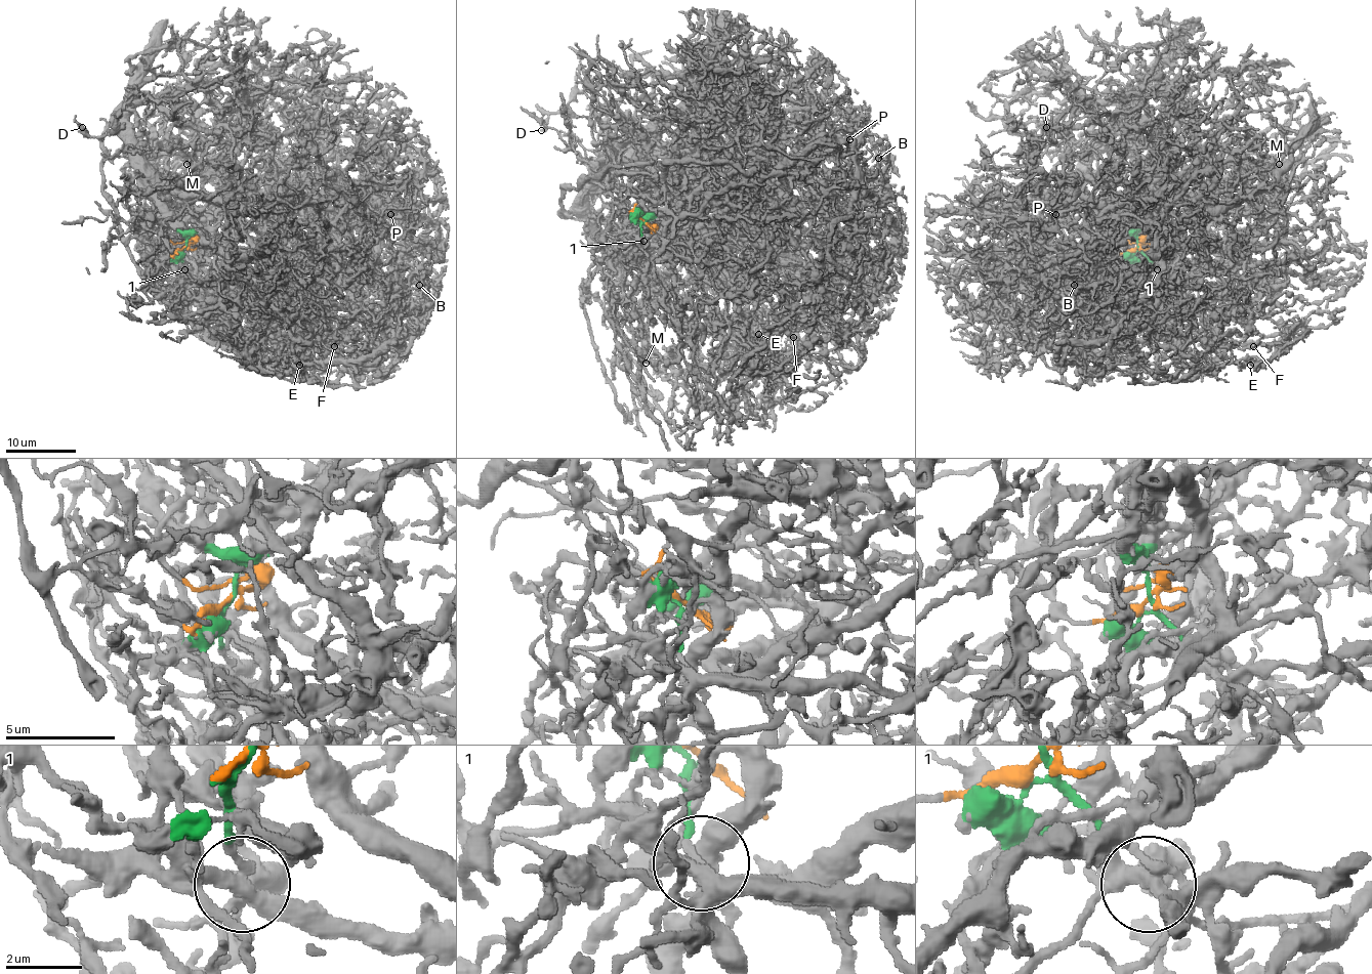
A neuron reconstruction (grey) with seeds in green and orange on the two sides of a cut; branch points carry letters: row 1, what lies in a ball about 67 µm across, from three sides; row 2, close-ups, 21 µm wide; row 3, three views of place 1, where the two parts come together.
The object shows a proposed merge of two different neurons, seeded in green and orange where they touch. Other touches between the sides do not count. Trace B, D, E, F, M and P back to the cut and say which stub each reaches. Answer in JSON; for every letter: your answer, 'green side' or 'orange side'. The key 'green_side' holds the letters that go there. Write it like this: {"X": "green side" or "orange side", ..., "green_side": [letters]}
{"B": "orange side", "D": "orange side", "E": "orange side", "F": "orange side", "M": "orange side", "P": "orange side", "green_side": []}

